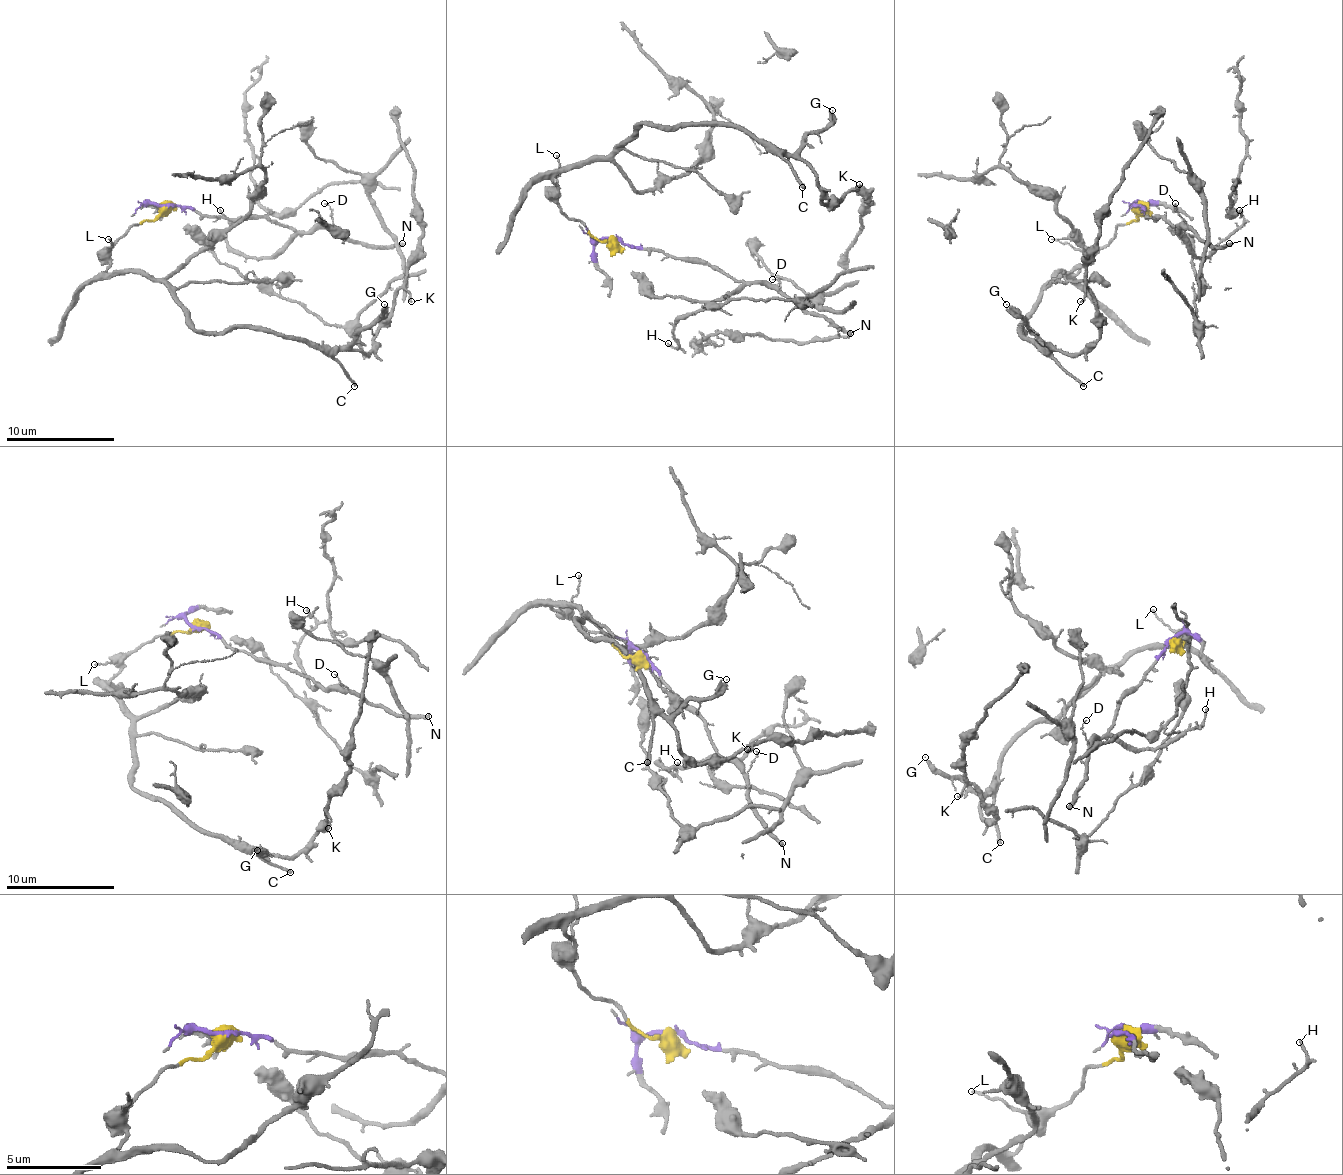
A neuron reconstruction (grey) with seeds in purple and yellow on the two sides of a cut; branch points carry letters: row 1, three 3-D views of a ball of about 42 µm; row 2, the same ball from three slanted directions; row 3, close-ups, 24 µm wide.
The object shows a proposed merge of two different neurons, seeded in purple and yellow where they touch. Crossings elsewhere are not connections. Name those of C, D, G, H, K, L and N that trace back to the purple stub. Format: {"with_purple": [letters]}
{"with_purple": ["D", "H", "N"]}

